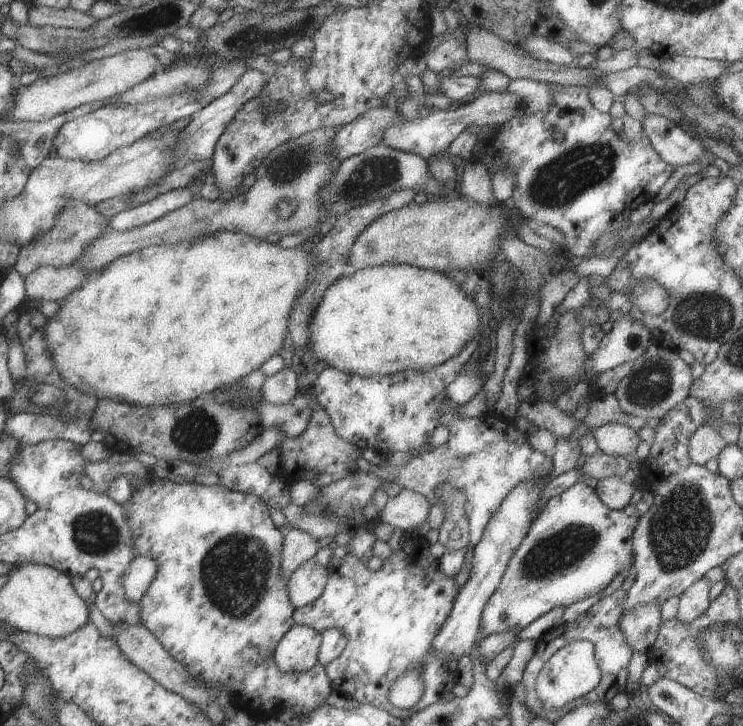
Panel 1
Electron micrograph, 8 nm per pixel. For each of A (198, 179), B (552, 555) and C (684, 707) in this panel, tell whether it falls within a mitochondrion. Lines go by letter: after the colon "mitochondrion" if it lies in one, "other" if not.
A: other
B: mitochondrion
C: other

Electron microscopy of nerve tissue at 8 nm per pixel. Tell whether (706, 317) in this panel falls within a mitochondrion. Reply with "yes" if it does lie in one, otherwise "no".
yes

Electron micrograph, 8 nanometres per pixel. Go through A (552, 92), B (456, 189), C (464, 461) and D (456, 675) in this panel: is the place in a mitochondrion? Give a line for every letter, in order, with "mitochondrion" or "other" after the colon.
A: other
B: other
C: mitochondrion
D: other

